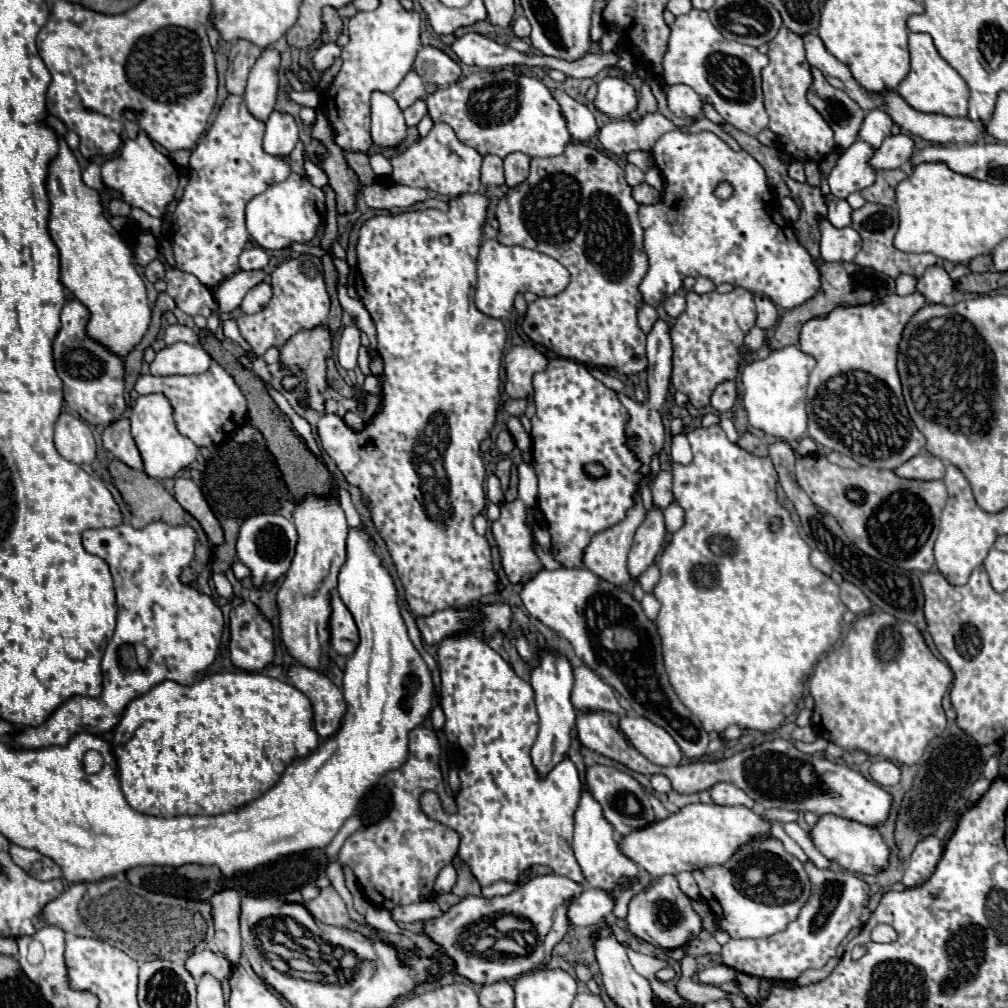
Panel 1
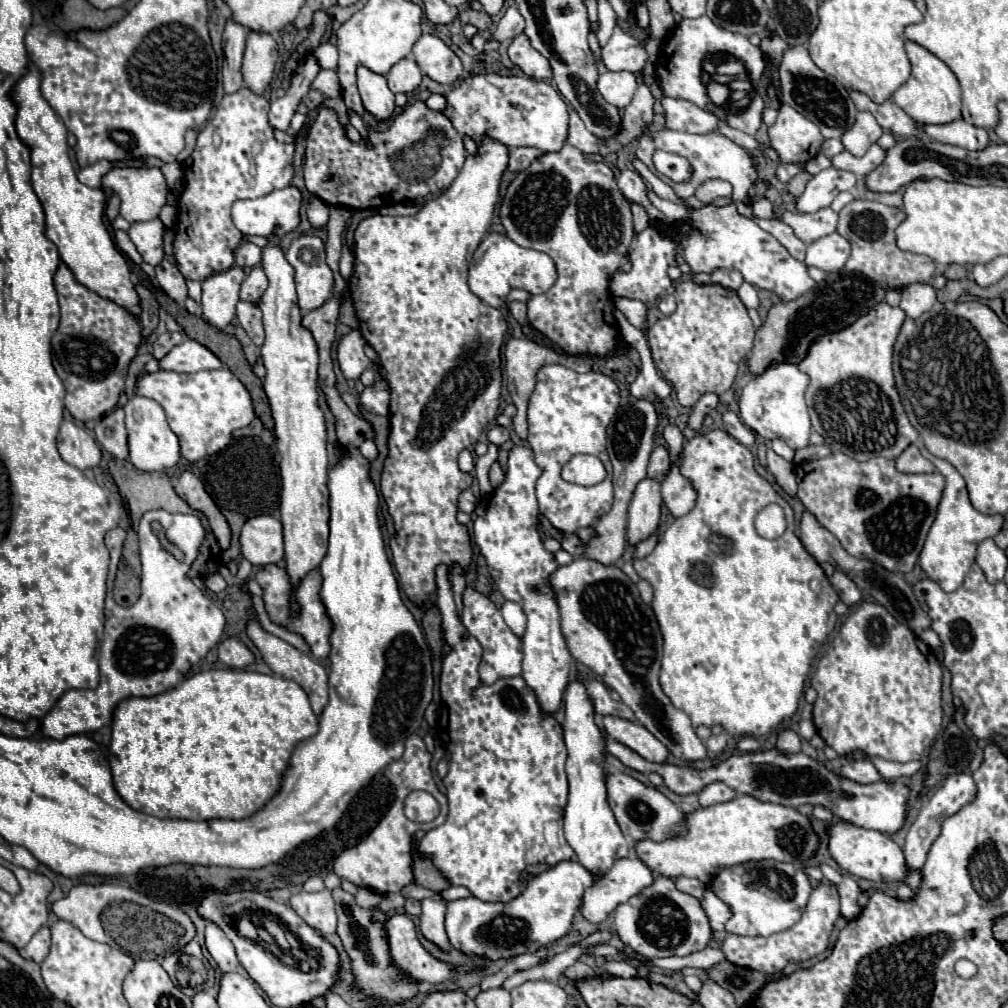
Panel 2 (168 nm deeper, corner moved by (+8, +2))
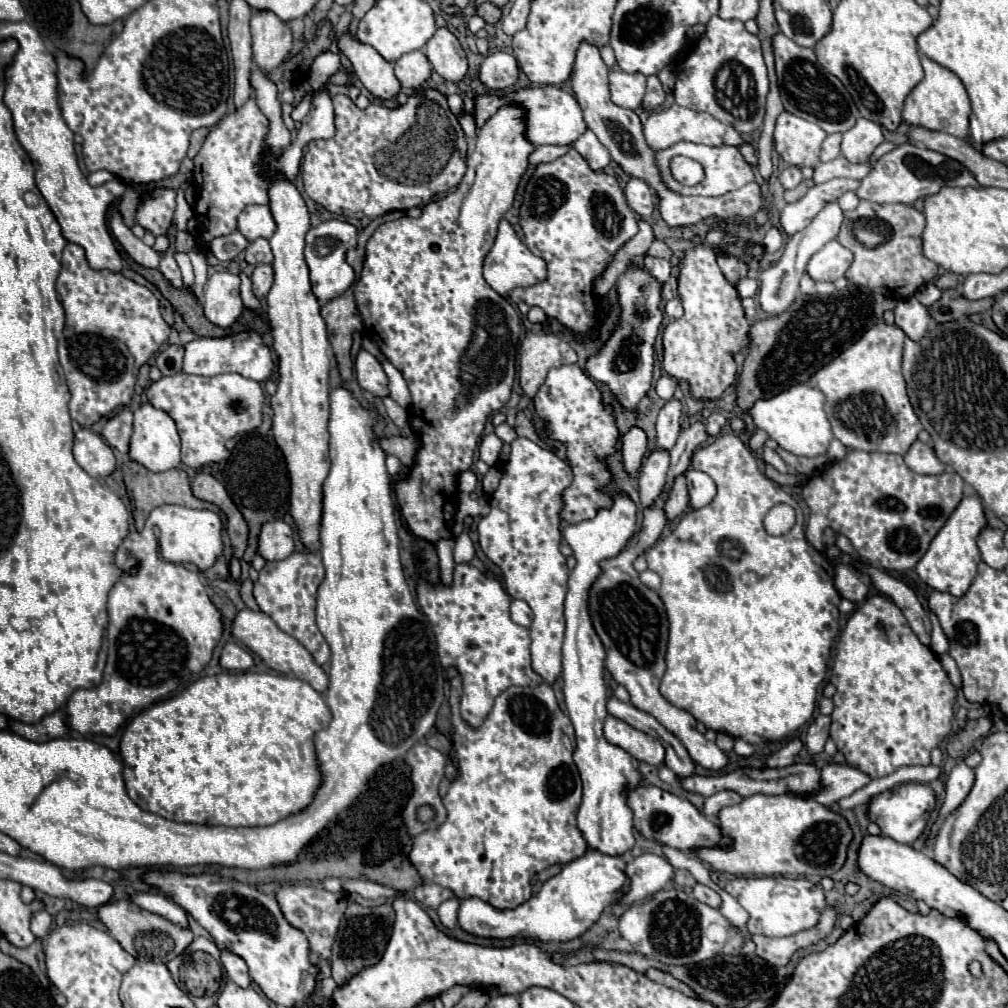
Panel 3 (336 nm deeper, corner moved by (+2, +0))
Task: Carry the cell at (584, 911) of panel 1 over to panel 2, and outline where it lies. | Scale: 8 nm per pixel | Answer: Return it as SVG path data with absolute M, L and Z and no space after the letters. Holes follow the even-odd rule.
M626 857L614 863L610 871L596 877L596 883L584 893L580 913L590 923L602 923L606 917L630 897L638 895L644 887L652 885L654 875L638 857Z

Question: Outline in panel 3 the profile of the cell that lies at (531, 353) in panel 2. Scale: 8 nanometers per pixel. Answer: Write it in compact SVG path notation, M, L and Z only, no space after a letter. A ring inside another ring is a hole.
M528 333L526 339L522 341L522 347L520 347L520 373L518 373L520 375L520 387L522 387L524 395L532 399L536 395L536 391L540 389L540 385L544 383L548 369L562 367L568 363L576 363L576 351L566 341L562 341L556 335Z

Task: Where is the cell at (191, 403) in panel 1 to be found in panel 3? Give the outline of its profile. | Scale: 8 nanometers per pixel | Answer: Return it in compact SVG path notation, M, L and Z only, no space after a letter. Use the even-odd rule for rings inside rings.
M178 373L152 383L146 395L154 407L174 419L182 439L182 463L194 469L228 459L226 441L238 433L250 433L262 423L264 391L260 383L236 373L216 377Z

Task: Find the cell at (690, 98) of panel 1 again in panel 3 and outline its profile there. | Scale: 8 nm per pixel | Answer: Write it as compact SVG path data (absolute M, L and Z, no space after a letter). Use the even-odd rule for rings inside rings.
M672 105L670 109L664 109L664 111L662 109L652 111L648 121L644 123L644 137L654 151L672 147L678 141L692 141L692 143L704 143L704 145L740 145L742 143L742 137L734 127L724 125L722 121L714 119L710 113L698 113L680 105Z

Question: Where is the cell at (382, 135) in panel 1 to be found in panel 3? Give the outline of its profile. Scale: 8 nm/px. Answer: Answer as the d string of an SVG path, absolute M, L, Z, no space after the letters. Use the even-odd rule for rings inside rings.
M344 35L338 45L340 51L350 59L352 69L360 79L360 83L376 99L386 101L386 99L394 99L400 93L400 83L392 71L392 63L384 61L374 47L364 45L350 35Z

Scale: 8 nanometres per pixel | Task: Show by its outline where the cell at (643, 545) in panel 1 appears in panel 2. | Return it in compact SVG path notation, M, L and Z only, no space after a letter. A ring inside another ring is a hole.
M642 479L636 485L632 501L628 505L628 543L636 545L656 531L660 521L660 483L656 479Z

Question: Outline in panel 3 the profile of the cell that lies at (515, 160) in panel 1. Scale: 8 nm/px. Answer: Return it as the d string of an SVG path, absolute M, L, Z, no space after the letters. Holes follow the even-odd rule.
M540 145L540 147L536 147L534 151L532 151L532 155L530 155L530 165L540 165L540 163L550 163L550 161L554 161L554 159L558 159L558 157L562 157L564 153L568 151L568 147L564 145L564 147L554 147L554 145Z

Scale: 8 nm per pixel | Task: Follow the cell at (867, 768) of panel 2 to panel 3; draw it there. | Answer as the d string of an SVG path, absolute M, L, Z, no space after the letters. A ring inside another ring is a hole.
M830 763L822 769L822 789L818 795L814 795L814 799L824 807L830 807L838 799L848 797L854 791L866 787L870 781L870 775L862 773L852 765Z

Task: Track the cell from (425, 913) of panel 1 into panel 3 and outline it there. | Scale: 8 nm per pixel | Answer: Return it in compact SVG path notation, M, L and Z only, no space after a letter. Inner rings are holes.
M424 883L414 889L414 899L422 907L430 907L430 909L436 909L440 903L444 903L446 899L452 899L452 897L456 897L454 891L440 887L440 885L434 885L434 883Z

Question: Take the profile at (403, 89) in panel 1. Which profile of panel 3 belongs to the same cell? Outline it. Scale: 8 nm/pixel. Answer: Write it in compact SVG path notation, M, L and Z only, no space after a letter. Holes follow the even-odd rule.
M410 51L394 63L394 73L402 87L418 89L430 77L432 65L422 51Z

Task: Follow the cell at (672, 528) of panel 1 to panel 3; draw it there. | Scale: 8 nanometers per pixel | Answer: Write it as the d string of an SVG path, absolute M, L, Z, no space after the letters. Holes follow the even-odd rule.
M692 467L686 471L686 479L688 479L688 495L690 495L690 503L688 505L692 509L706 507L716 495L714 481L706 473L696 471Z

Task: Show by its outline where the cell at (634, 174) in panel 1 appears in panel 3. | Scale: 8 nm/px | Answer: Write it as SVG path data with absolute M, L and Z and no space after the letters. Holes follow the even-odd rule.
M630 179L626 183L626 189L624 189L624 195L626 195L626 201L628 205L644 219L648 219L652 213L654 213L654 201L652 201L652 189L646 181L642 179Z

